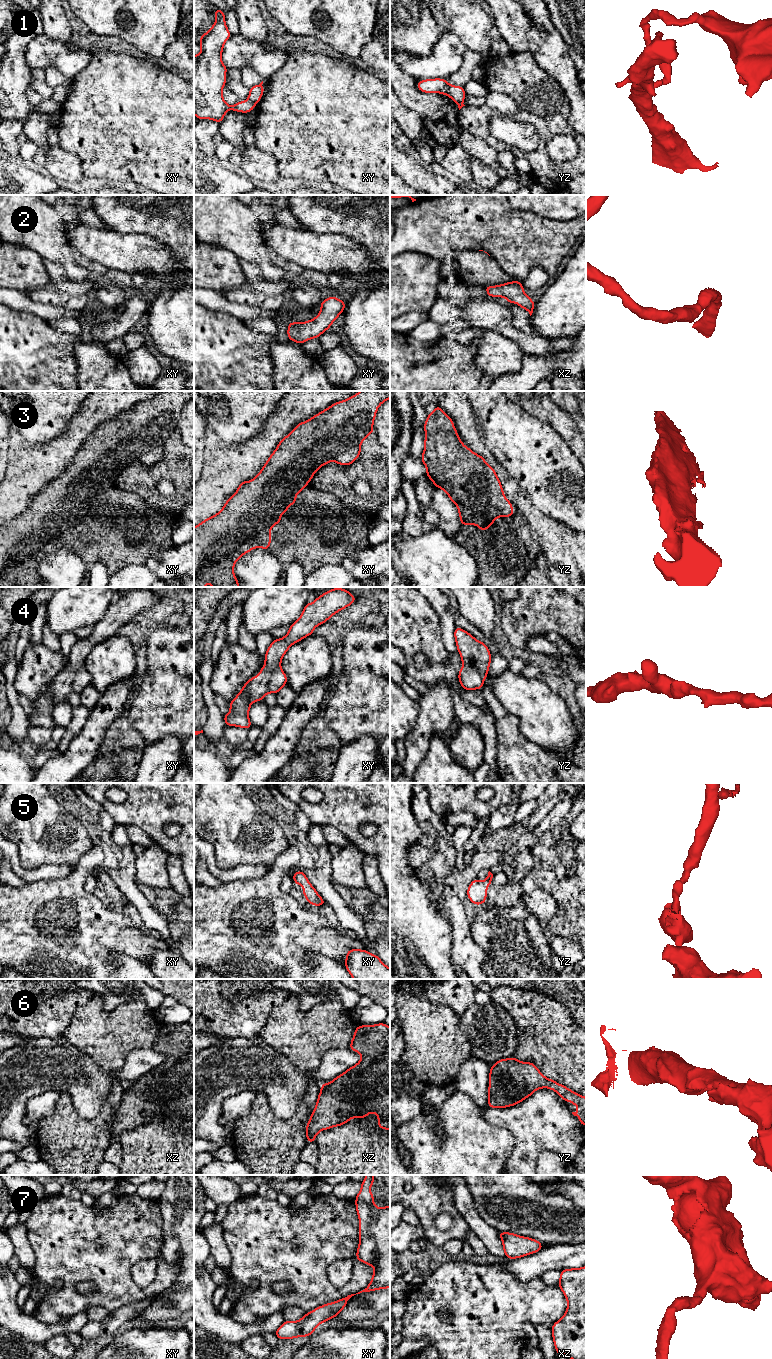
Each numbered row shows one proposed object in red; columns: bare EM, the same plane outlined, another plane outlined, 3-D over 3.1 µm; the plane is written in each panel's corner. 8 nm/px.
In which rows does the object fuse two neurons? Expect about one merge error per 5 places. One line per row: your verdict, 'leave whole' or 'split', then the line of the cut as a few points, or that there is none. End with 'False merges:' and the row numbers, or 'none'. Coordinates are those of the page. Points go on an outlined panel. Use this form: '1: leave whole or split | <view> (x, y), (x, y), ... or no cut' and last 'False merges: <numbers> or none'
1: split | xy (247, 99), (255, 104)
2: leave whole | no cut
3: leave whole | no cut
4: leave whole | no cut
5: leave whole | no cut
6: leave whole | no cut
7: leave whole | no cut
False merges: 1

